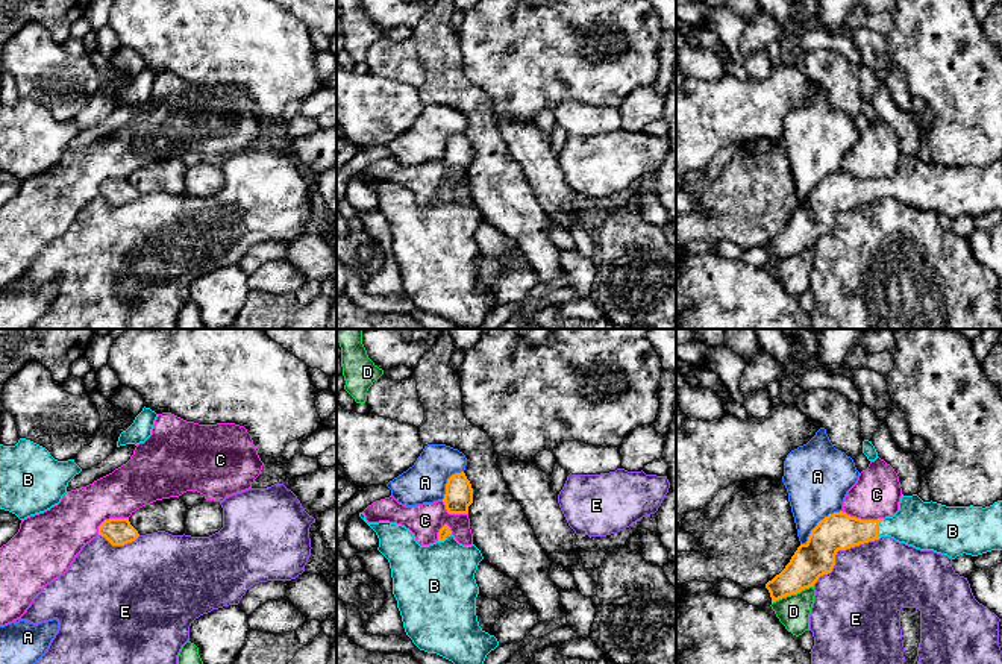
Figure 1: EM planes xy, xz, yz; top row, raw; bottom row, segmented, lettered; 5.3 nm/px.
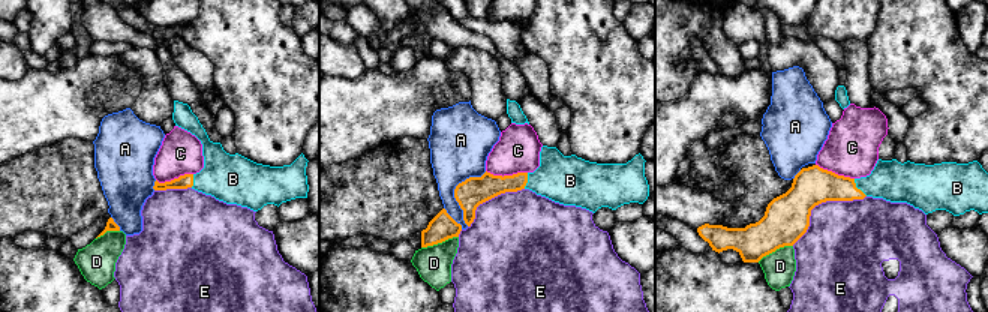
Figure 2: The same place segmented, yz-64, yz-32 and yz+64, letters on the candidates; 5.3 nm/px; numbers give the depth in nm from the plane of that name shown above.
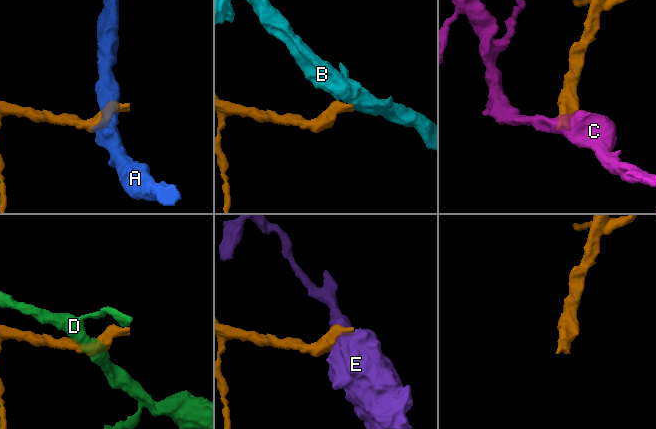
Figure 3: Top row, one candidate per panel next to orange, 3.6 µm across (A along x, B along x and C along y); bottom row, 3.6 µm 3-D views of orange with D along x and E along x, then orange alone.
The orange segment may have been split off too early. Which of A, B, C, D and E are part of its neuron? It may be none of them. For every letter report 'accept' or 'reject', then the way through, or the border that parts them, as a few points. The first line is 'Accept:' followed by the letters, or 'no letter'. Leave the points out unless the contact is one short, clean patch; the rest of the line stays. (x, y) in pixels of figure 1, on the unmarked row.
Accept: B
A: reject; border along yz (842, 170), (825, 176), (801, 205)
B: accept; runs through yz (839, 191), (869, 191), (876, 188), (923, 185)
C: reject; border along xy (128, 178), (106, 179), (99, 187), (97, 194)
D: reject; border along yz (813, 246), (782, 256), (772, 264)
E: reject

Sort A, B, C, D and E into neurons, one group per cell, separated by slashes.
A / B / C / D / E

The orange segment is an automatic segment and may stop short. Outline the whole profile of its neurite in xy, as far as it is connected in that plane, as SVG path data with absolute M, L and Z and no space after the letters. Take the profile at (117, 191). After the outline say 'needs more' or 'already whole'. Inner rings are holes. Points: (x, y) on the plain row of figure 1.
M109 179L99 186L99 196L105 197L112 206L124 206L135 202L139 194L129 179Z; already whole

